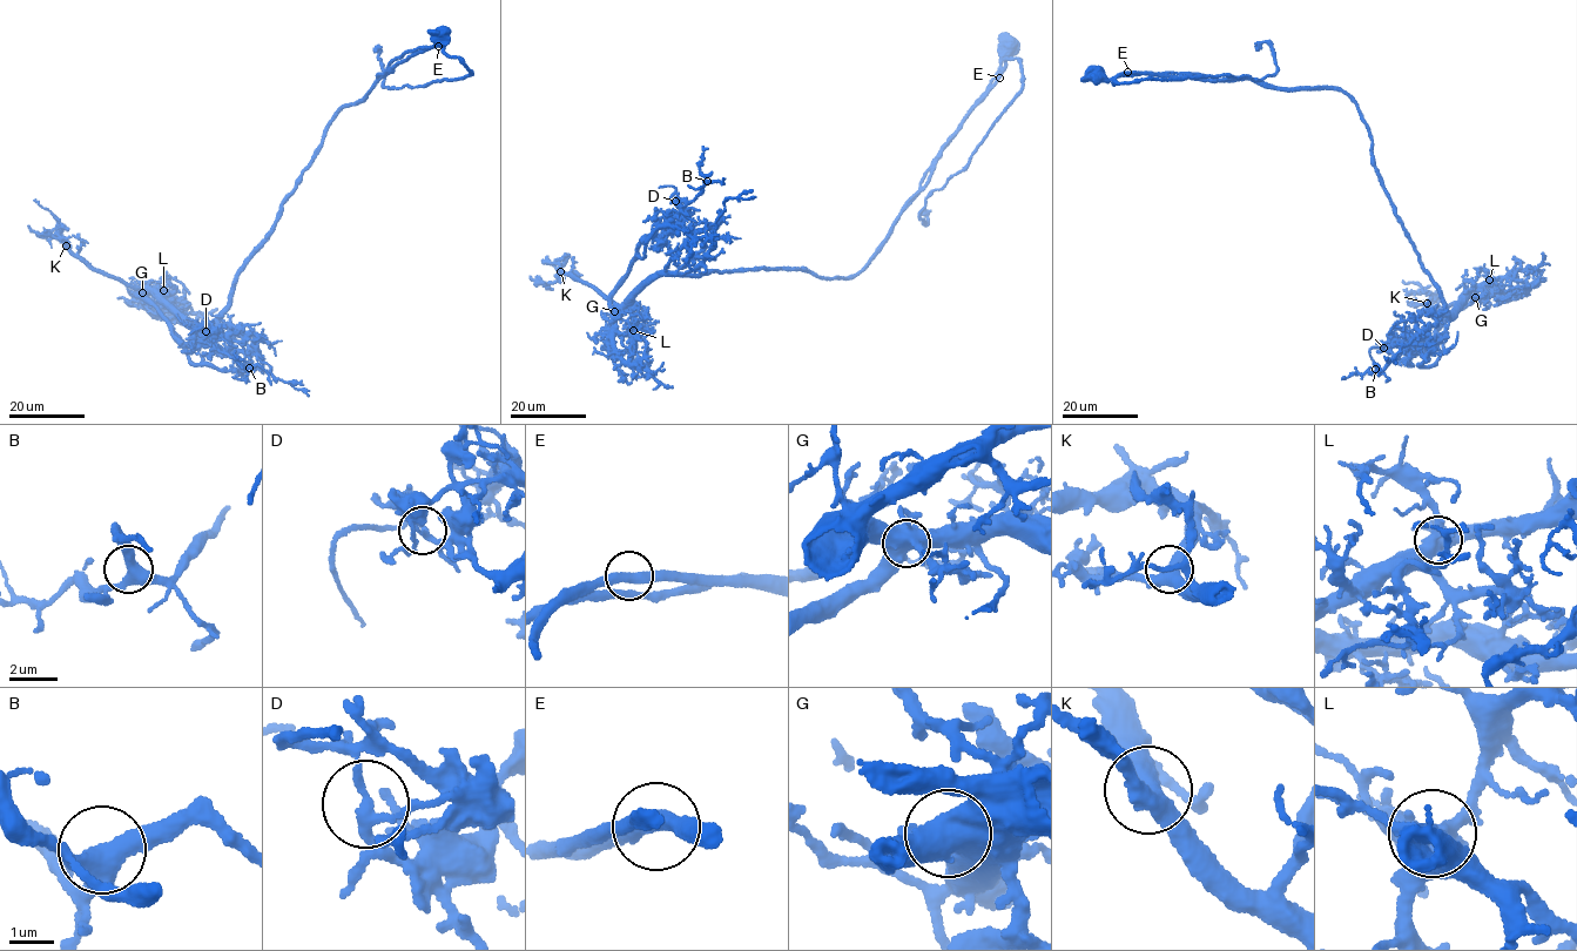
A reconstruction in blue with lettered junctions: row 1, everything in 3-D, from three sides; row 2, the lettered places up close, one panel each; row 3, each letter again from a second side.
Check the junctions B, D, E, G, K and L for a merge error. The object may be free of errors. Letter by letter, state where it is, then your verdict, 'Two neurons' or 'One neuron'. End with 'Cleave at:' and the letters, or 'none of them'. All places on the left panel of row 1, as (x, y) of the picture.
B: Place: (249, 368). One neuron
D: Place: (206, 331). Two neurons
E: Place: (438, 46). One neuron
G: Place: (142, 292). One neuron
K: Place: (66, 245). One neuron
L: Place: (163, 290). One neuron
Cleave at: D

